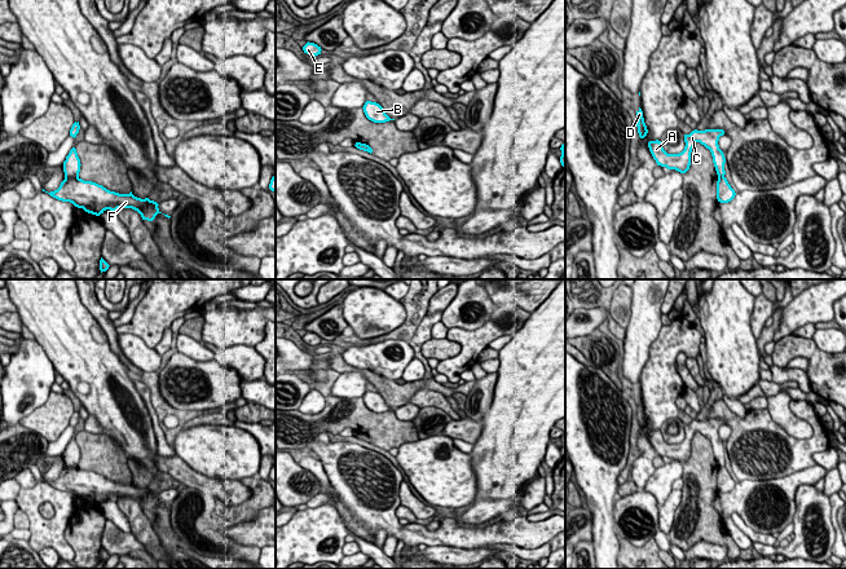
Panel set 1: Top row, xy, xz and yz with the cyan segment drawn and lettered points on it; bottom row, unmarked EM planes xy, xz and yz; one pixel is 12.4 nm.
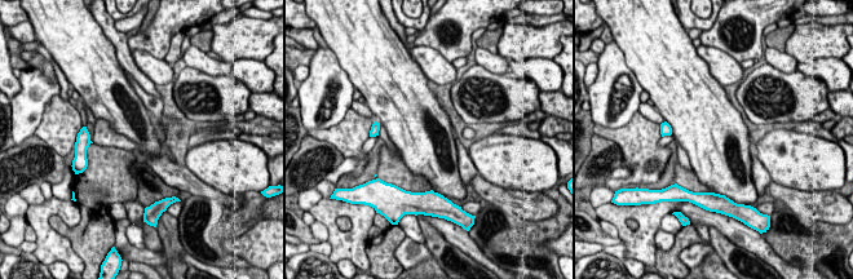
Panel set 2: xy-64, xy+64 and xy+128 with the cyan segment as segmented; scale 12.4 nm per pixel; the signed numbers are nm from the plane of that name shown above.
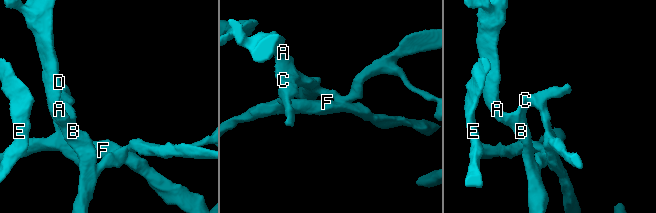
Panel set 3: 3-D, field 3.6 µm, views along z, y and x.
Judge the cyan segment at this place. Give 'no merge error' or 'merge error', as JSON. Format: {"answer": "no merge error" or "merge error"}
{"answer": "merge error"}

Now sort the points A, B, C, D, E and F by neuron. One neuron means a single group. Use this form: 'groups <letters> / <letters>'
groups A B C D / E F

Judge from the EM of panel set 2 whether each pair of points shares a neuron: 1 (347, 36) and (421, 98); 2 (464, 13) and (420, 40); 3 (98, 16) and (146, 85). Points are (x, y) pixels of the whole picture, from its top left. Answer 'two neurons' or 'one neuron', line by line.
1: one neuron
2: one neuron
3: one neuron

